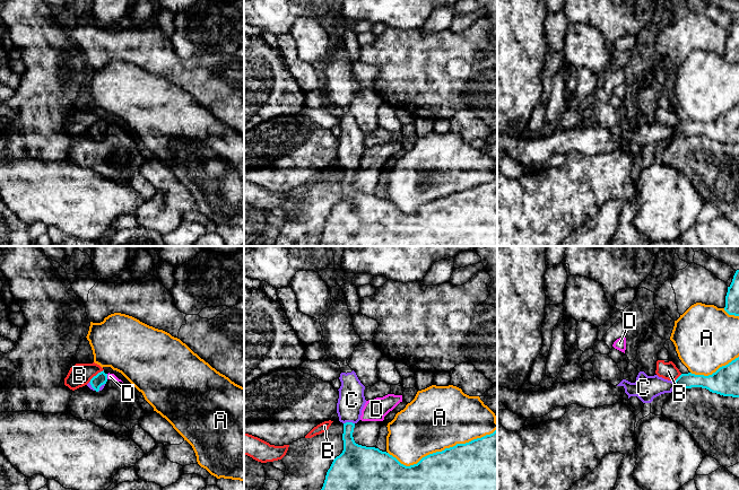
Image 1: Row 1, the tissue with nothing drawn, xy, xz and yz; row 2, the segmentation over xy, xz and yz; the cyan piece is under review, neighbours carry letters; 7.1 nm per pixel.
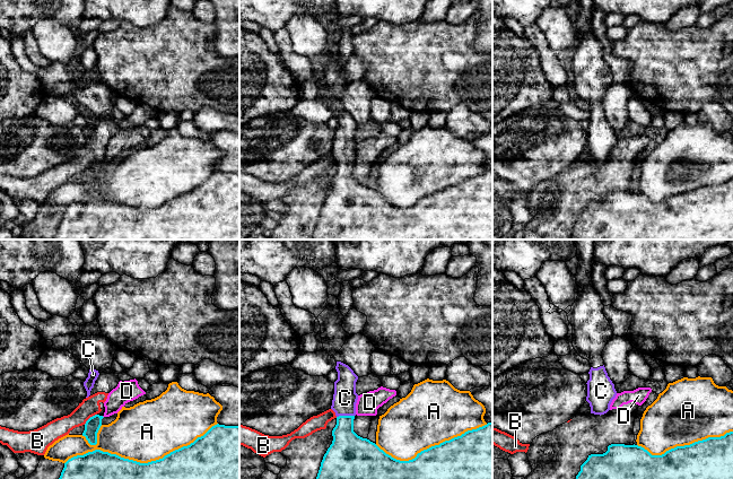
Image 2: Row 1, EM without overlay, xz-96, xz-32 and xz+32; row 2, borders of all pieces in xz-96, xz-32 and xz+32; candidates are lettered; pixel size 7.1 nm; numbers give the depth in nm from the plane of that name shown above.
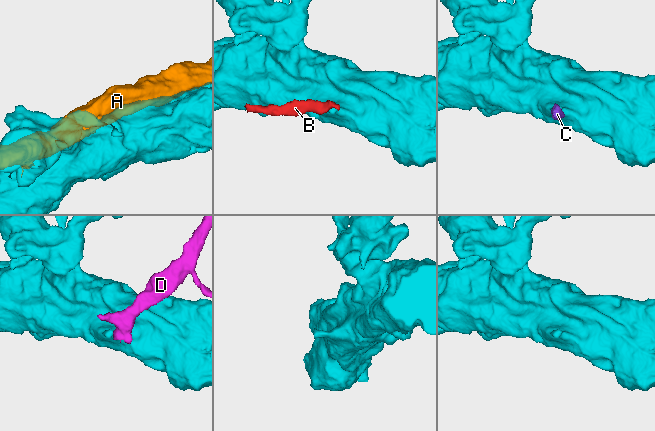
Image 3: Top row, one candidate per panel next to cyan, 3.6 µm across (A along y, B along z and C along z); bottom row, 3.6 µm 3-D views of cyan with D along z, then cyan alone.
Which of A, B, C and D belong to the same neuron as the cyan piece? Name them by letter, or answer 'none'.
C

